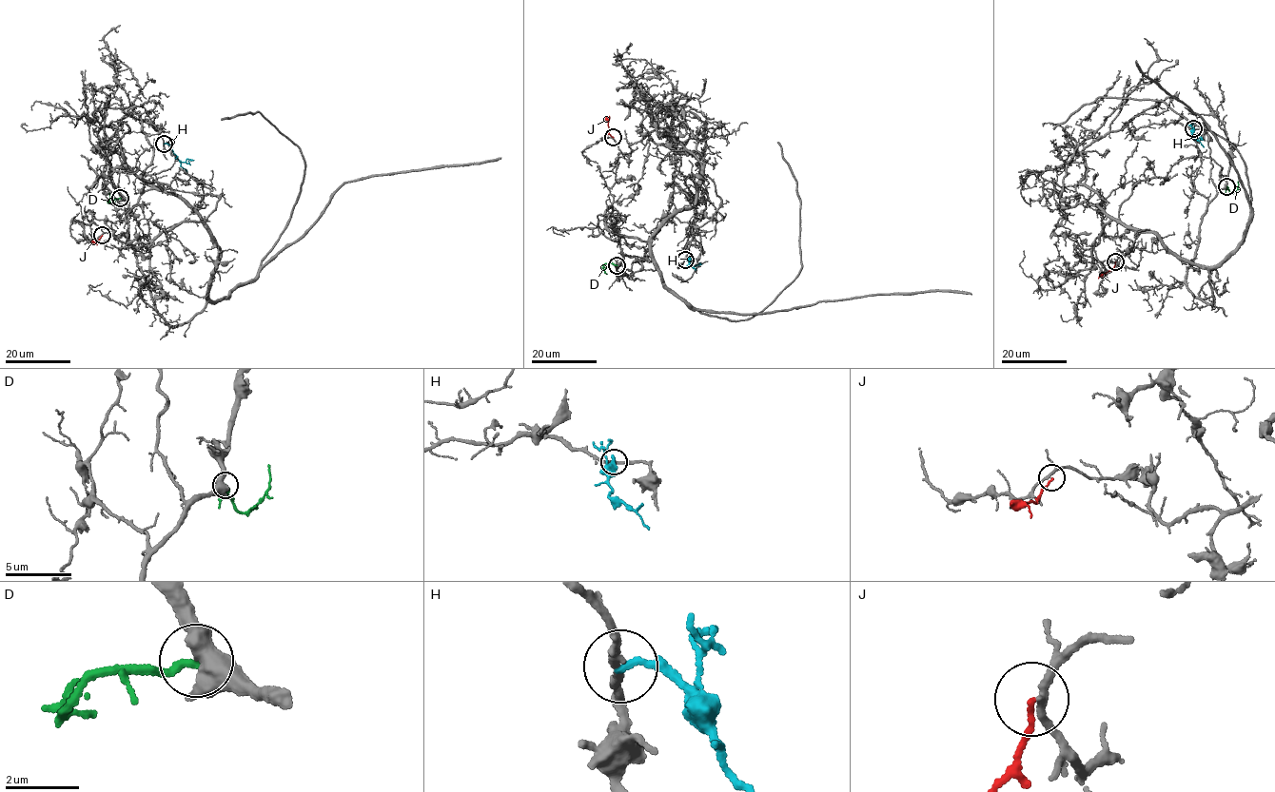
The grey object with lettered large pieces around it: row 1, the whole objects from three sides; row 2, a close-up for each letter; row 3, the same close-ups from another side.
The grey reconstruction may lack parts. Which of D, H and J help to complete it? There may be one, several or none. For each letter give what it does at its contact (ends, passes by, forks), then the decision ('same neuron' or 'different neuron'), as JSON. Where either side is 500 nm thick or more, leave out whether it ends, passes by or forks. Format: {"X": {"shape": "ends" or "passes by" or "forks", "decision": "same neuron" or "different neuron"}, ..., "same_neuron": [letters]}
{"D": {"decision": "different neuron"}, "H": {"shape": "ends", "decision": "different neuron"}, "J": {"shape": "ends", "decision": "different neuron"}, "same_neuron": []}

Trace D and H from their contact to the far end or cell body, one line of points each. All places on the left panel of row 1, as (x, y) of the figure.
D: (120, 198), (108, 202), (108, 192)
H: (164, 144), (169, 145), (180, 162), (193, 160)

